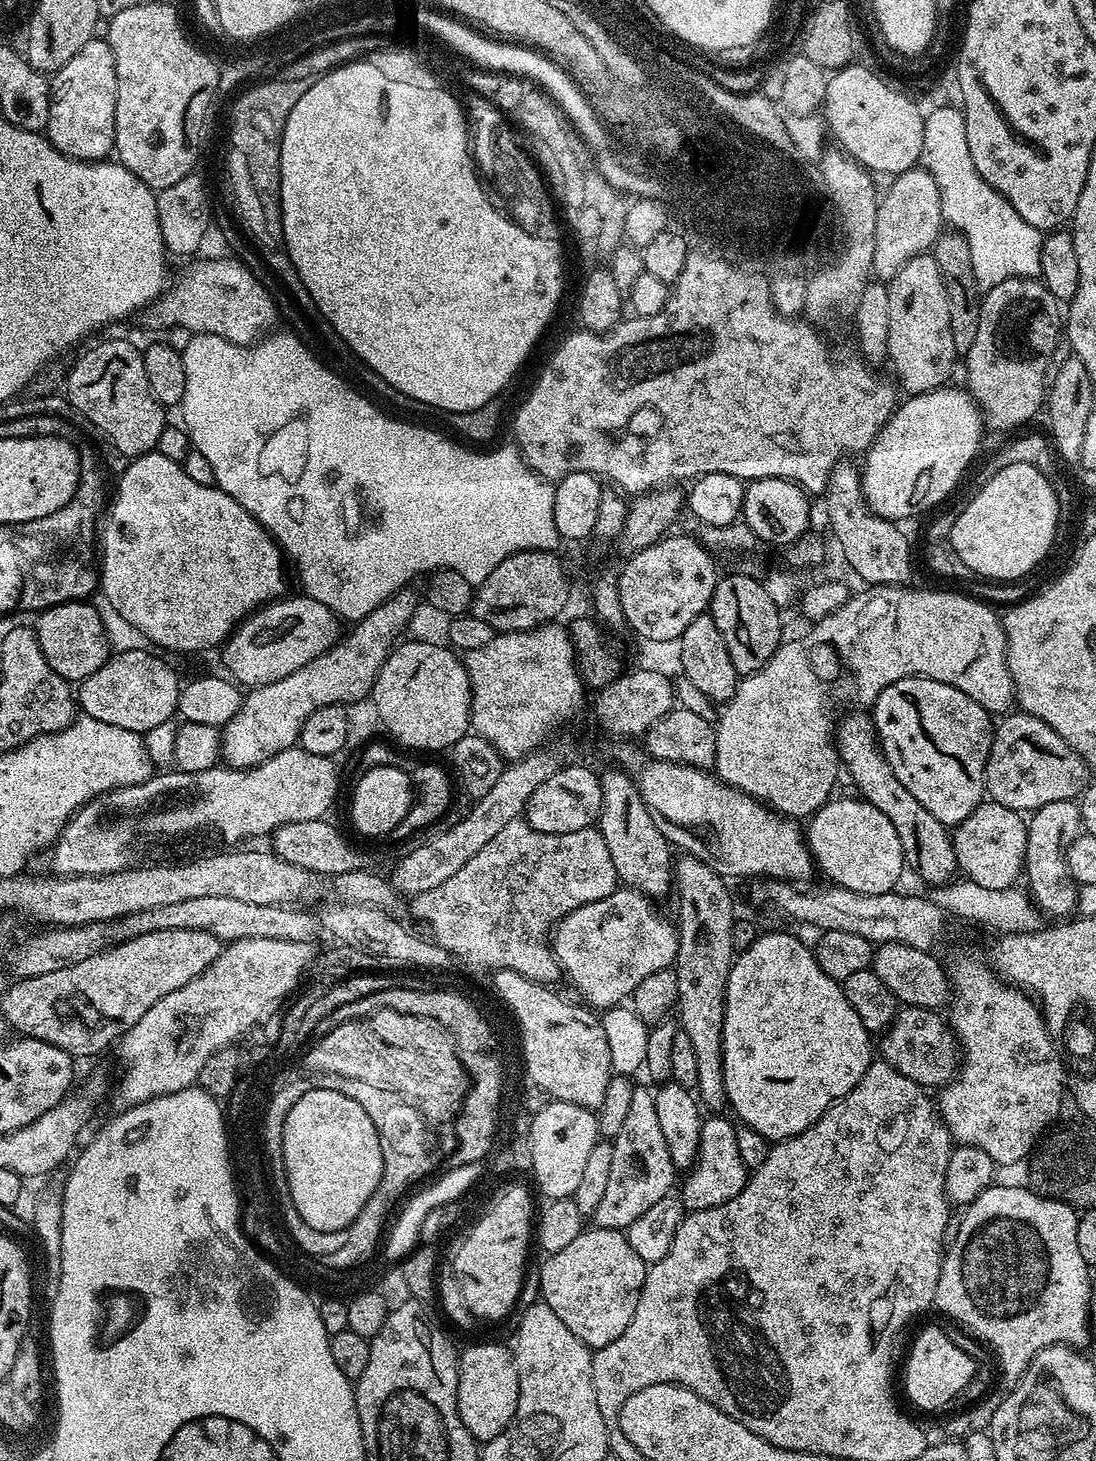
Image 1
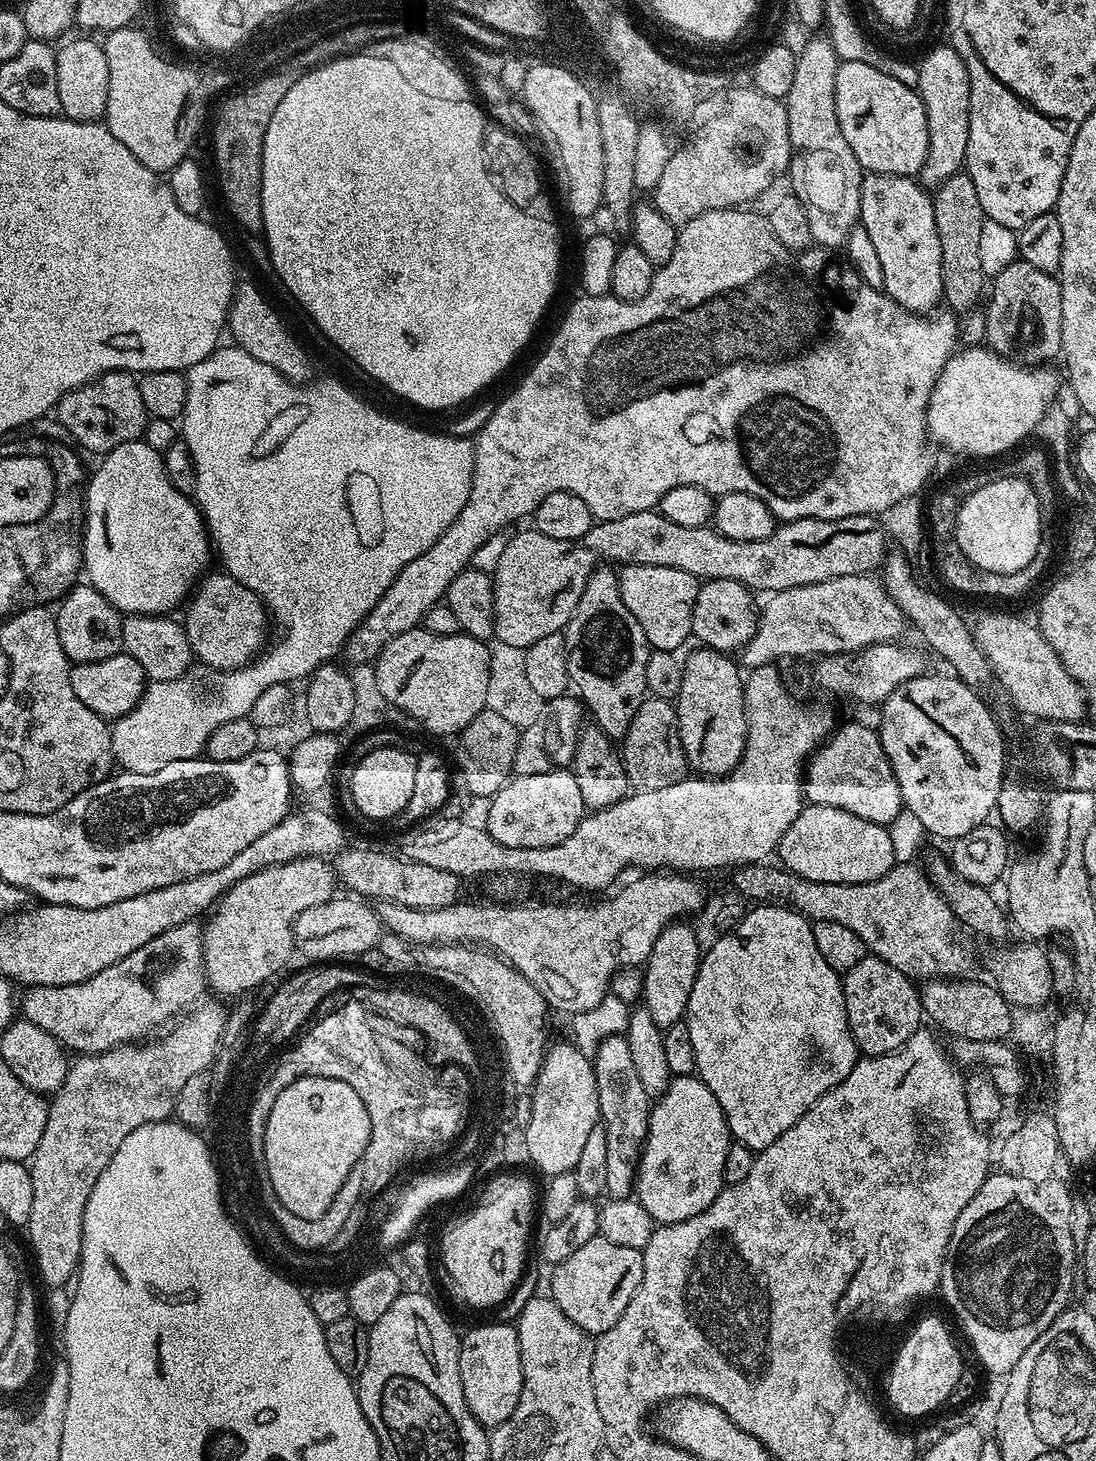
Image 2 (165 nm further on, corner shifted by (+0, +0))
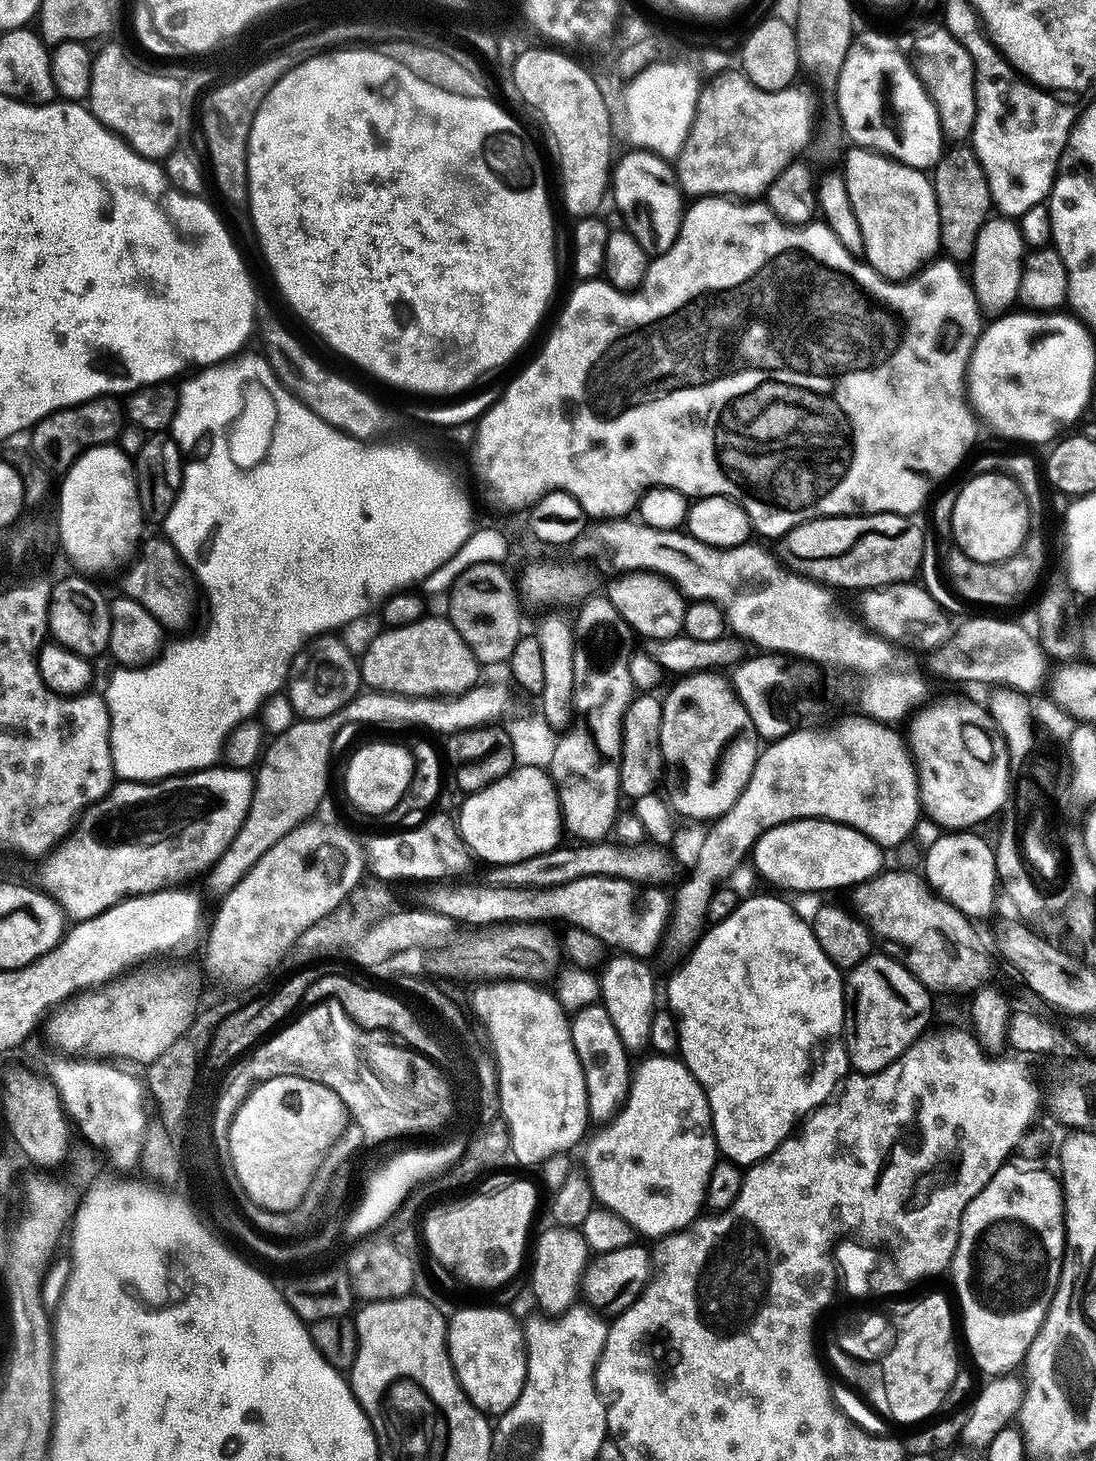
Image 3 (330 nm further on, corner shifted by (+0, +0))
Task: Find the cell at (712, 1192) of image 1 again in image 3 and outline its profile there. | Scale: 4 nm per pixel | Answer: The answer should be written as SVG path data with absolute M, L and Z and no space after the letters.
M648 1054L648 1057L637 1068L635 1065L634 1071L631 1073L628 1097L624 1099L624 1105L620 1108L620 1111L603 1126L597 1128L600 1129L596 1133L593 1131L583 1145L583 1148L585 1148L582 1172L592 1188L593 1198L599 1207L608 1208L609 1211L618 1214L618 1218L622 1218L631 1226L633 1233L640 1235L641 1232L644 1236L656 1236L655 1238L671 1236L672 1233L679 1232L682 1228L687 1228L693 1220L701 1215L700 1208L703 1209L705 1207L706 1182L710 1182L710 1174L714 1170L718 1159L718 1149L716 1146L716 1135L712 1133L712 1115L710 1114L708 1099L702 1090L702 1086L694 1078L692 1071L684 1065L683 1060L675 1055Z

